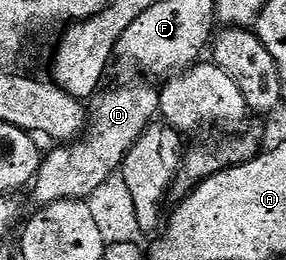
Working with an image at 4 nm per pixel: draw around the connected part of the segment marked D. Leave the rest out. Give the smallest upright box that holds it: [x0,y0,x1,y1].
[31,83,160,205]

